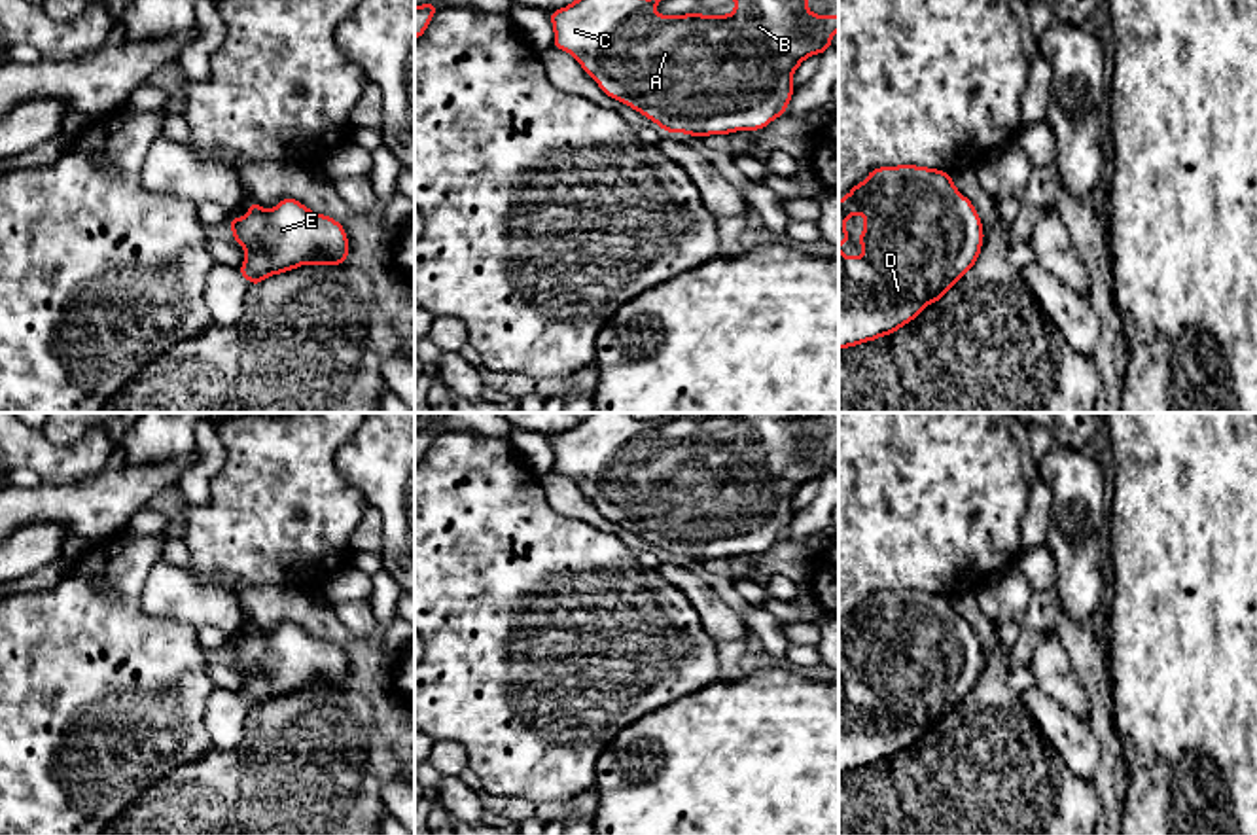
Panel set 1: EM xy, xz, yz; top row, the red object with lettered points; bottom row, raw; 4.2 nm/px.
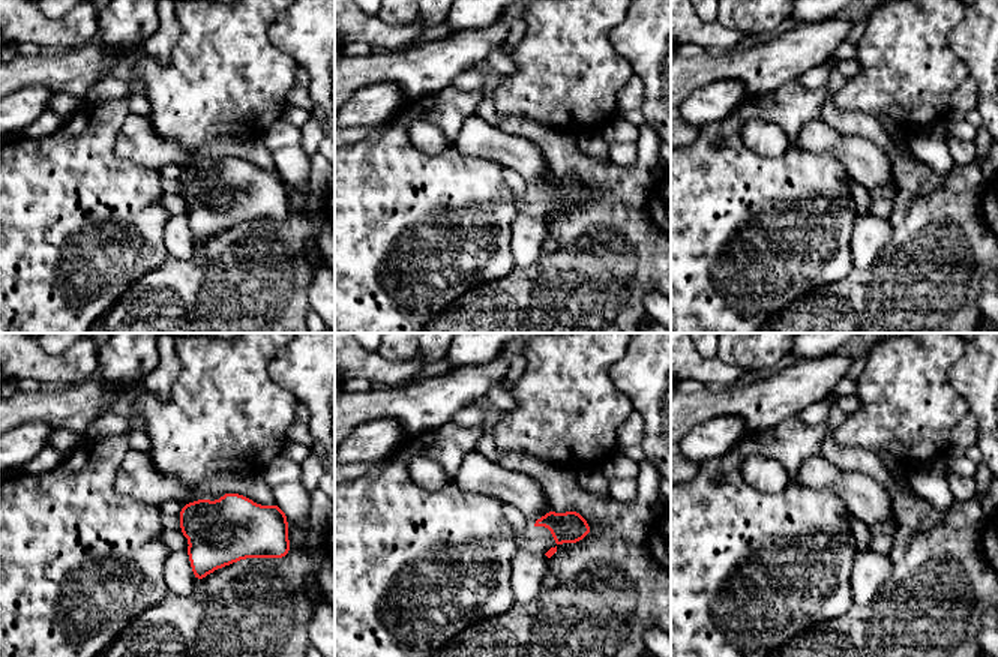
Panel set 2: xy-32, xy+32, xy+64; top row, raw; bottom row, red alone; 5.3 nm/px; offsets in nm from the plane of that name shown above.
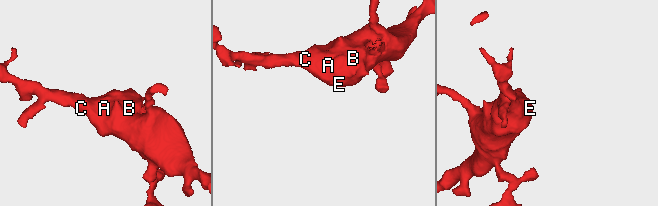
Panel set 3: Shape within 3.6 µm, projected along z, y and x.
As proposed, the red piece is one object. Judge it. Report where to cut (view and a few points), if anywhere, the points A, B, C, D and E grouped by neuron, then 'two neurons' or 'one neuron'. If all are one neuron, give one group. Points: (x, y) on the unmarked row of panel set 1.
no cut; A B C D E; one neuron

